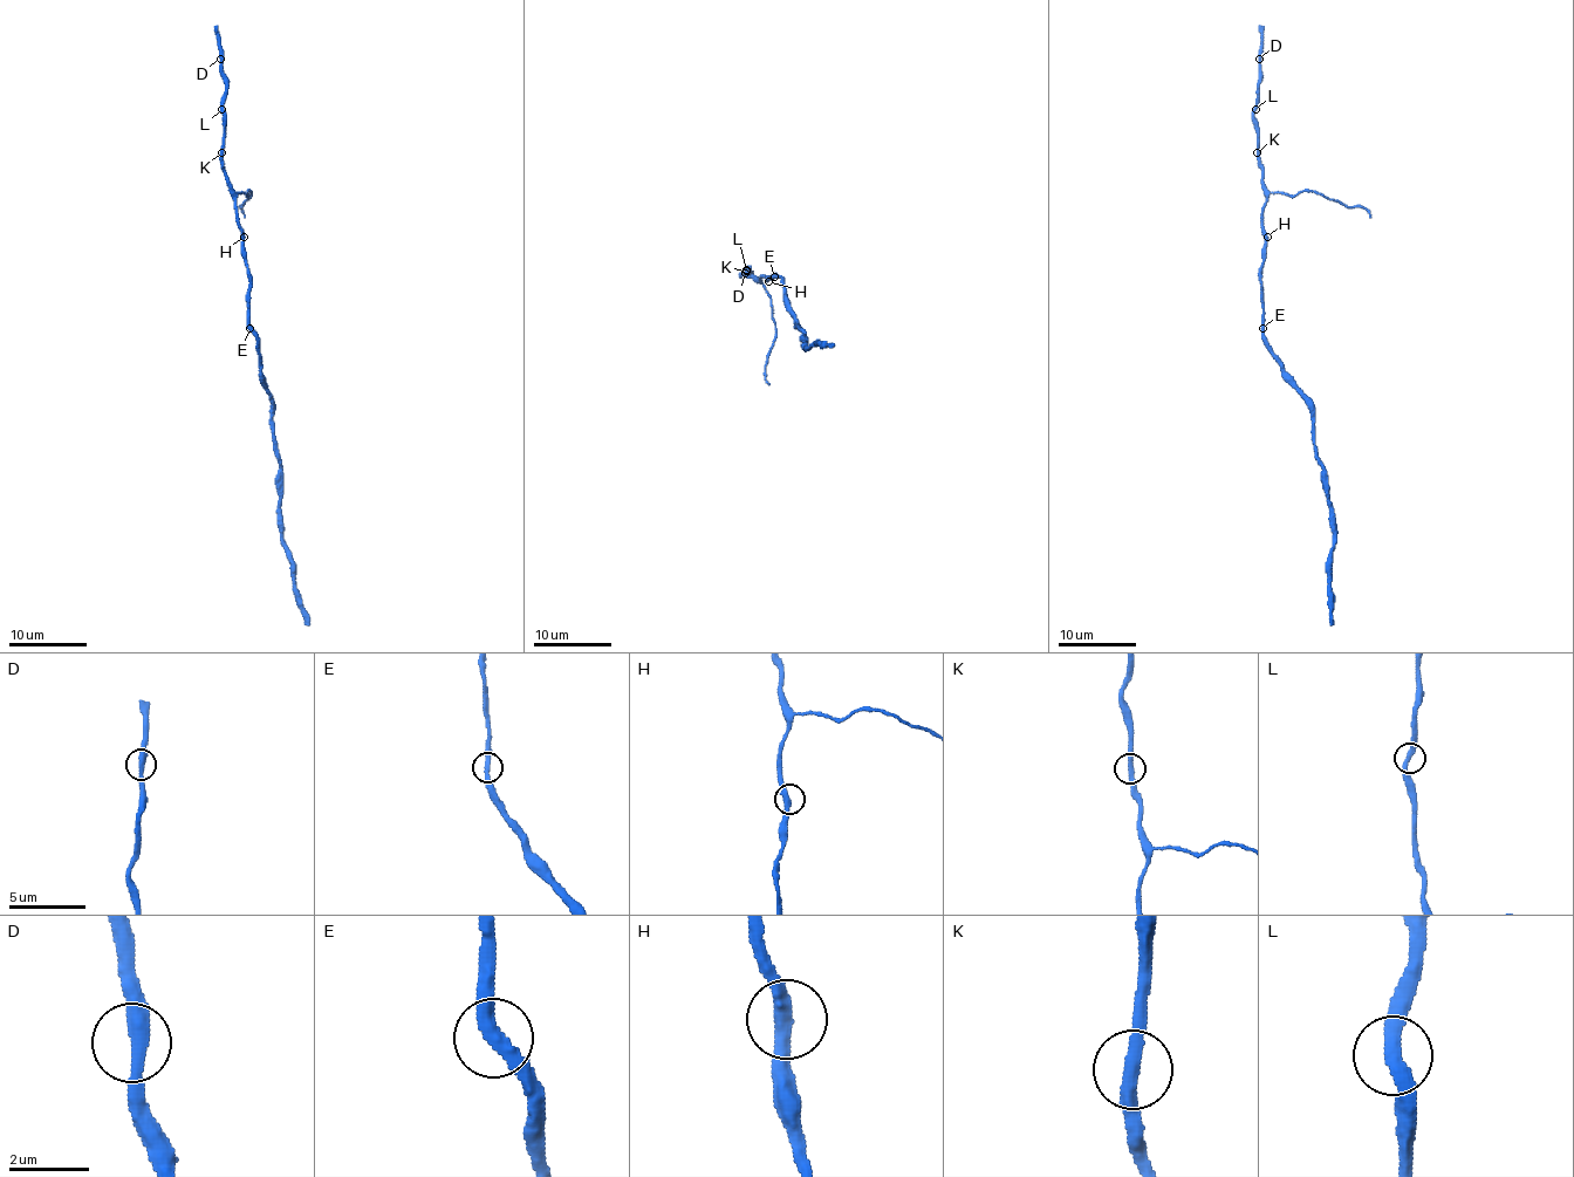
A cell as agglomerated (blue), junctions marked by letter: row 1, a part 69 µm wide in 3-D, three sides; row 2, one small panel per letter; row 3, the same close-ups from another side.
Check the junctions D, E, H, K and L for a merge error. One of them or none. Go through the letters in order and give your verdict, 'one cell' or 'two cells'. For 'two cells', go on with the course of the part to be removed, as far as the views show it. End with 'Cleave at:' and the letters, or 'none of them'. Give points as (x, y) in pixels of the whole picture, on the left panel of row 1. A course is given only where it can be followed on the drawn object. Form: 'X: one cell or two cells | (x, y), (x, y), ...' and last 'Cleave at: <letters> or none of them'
D: one cell
E: one cell
H: one cell
K: one cell
L: one cell
Cleave at: none of them

